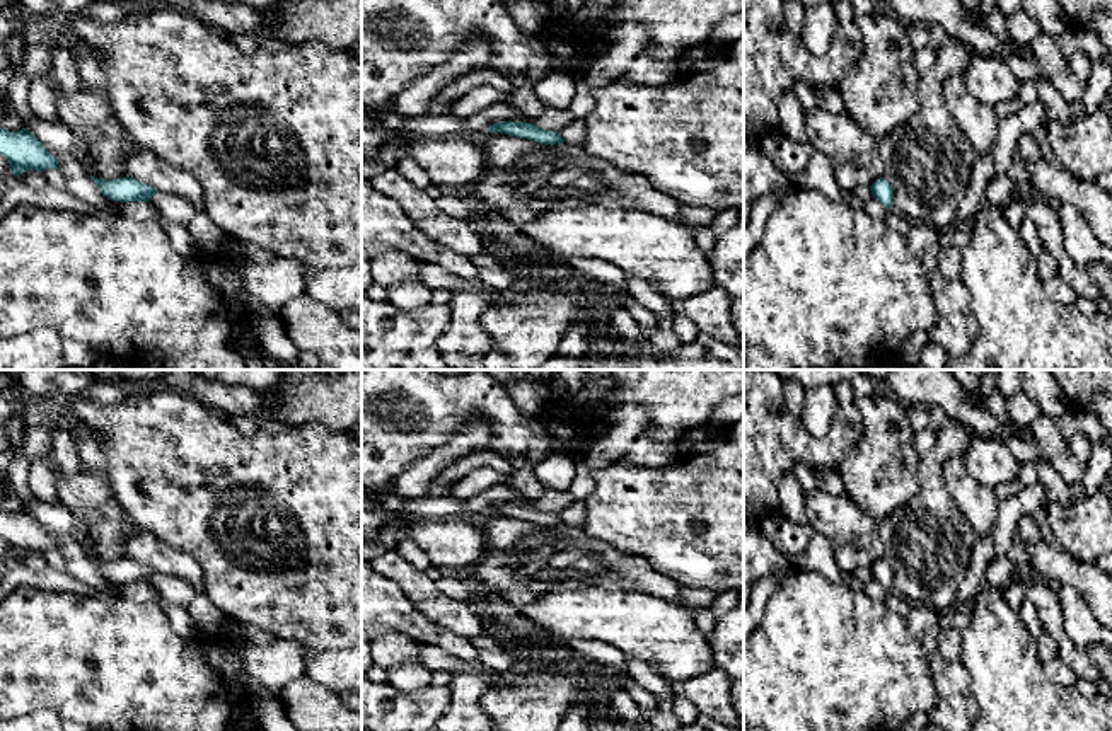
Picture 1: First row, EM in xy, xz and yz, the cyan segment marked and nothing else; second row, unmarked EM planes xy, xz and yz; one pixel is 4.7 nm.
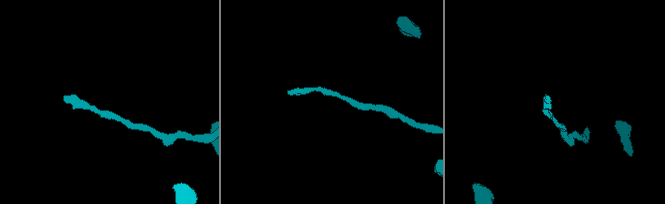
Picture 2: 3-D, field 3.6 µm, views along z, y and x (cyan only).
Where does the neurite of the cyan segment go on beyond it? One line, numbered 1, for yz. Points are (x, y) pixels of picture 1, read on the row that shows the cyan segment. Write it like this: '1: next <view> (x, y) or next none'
1: next none

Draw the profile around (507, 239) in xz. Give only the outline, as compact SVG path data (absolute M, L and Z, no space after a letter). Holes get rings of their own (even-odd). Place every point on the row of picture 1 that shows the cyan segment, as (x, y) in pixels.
M474 206L472 218L500 254L525 254L565 262L575 268L580 276L612 285L619 296L629 293L629 276L609 262L585 257L561 257L524 235L522 230L518 230L496 210Z

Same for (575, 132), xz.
M575 118L570 124L561 128L558 135L573 145L582 145L587 136L587 123L585 119Z

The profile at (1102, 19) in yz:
M1098 12L1095 15L1095 32L1102 44L1110 51L1112 55L1112 14L1109 12Z

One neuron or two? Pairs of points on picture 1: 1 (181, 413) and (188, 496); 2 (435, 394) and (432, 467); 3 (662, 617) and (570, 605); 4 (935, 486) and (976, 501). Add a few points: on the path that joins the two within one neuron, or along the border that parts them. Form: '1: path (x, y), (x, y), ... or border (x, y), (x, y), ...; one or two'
1: path (181, 433), (181, 469), (188, 476); one
2: border (463, 426), (449, 440), (398, 474); two
3: path (640, 617), (613, 617), (592, 612); one
4: border (954, 454), (945, 462), (945, 486), (971, 525); two

